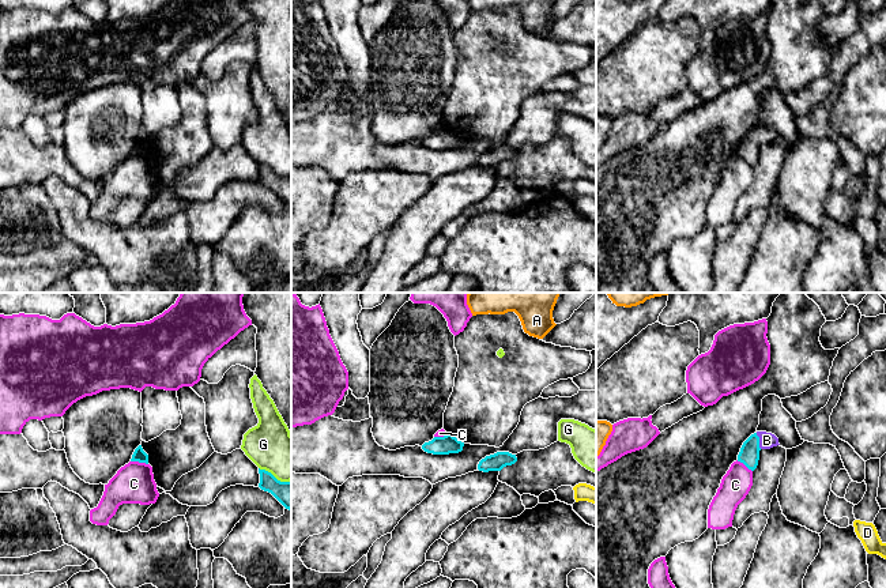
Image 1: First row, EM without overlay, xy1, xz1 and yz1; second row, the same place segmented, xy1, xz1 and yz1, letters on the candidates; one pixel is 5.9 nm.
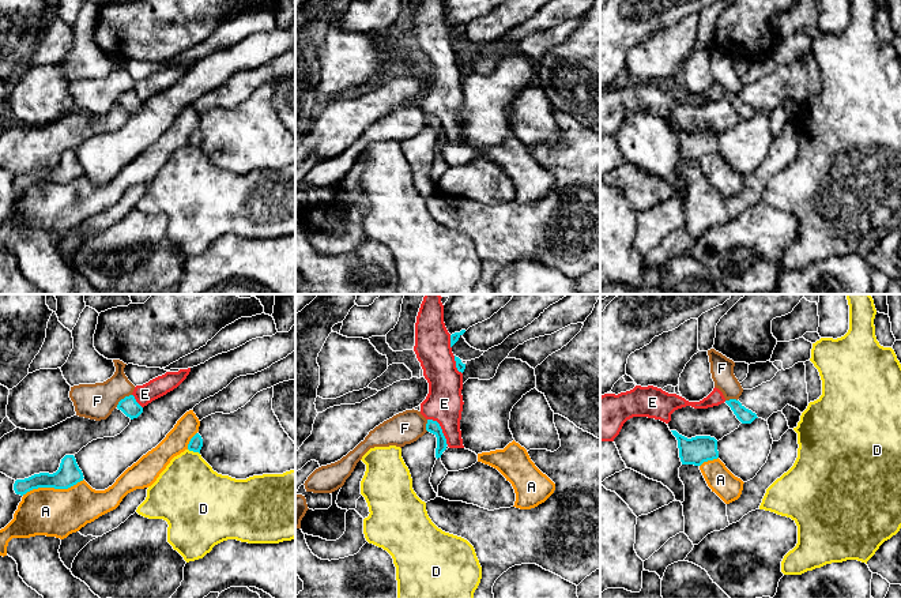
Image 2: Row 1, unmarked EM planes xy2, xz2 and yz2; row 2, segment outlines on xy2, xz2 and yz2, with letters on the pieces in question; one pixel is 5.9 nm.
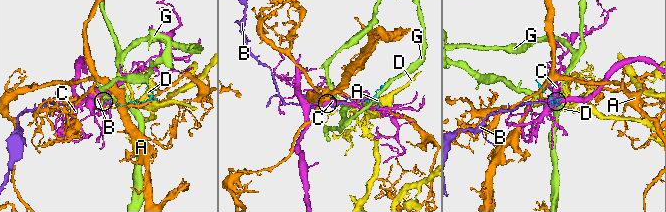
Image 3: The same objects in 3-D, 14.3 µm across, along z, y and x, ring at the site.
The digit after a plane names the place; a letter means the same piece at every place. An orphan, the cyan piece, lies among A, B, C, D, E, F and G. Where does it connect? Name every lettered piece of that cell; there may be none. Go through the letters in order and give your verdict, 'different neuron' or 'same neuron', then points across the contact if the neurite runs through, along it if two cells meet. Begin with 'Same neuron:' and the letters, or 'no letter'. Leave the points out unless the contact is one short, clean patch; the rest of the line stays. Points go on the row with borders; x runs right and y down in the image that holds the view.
Same neuron: B
A: different neuron
B: same neuron; runs through yz1 (749, 455), (758, 441), (766, 440)
C: different neuron; border along xy1 (131, 460), (147, 464)
D: different neuron
E: different neuron
F: different neuron; border along xy2 (131, 394), (125, 395), (116, 406)
G: different neuron; border along xy1 (259, 467), (270, 471), (281, 481), (290, 481)

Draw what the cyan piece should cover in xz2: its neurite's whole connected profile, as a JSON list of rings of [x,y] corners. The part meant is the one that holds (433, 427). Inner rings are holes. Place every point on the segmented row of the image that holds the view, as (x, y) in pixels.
[[[427,420],[426,430],[433,433],[437,437],[436,458],[441,458],[442,452],[446,450],[446,439],[442,433],[442,429],[437,421]]]

